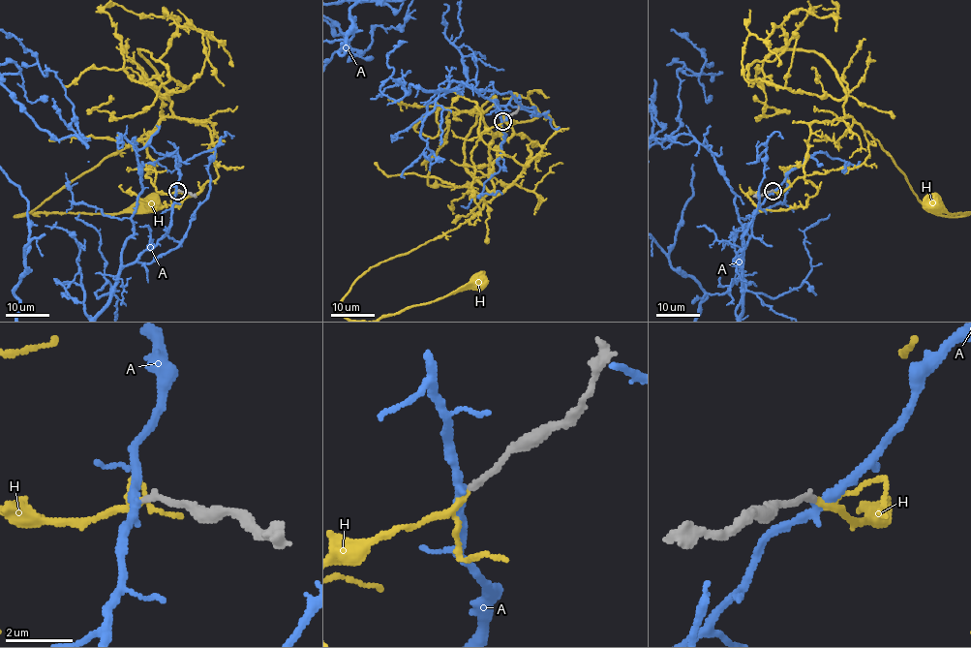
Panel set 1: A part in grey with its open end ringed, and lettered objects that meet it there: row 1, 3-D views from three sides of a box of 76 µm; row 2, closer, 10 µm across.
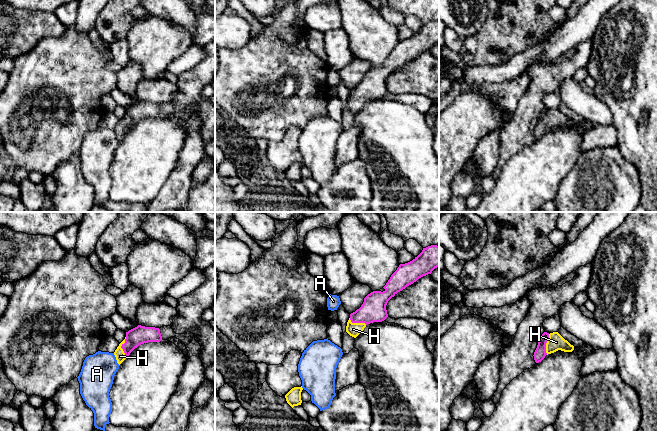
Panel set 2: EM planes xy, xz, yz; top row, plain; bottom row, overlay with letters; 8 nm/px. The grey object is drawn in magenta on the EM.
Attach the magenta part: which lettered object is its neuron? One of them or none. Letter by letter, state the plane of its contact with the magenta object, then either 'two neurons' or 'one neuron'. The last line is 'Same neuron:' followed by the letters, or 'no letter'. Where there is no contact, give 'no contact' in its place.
A: no contact; two neurons
H: meets magenta in xy; one neuron
Same neuron: H

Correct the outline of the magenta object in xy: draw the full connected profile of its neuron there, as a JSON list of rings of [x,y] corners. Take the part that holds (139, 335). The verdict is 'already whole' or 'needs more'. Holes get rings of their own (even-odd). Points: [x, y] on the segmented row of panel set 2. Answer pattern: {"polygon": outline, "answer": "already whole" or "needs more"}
{"polygon": [[[138,325],[137,327],[126,332],[125,339],[115,350],[114,355],[117,363],[120,365],[139,345],[148,342],[158,343],[161,340],[162,336],[159,328]]], "answer": "needs more"}

